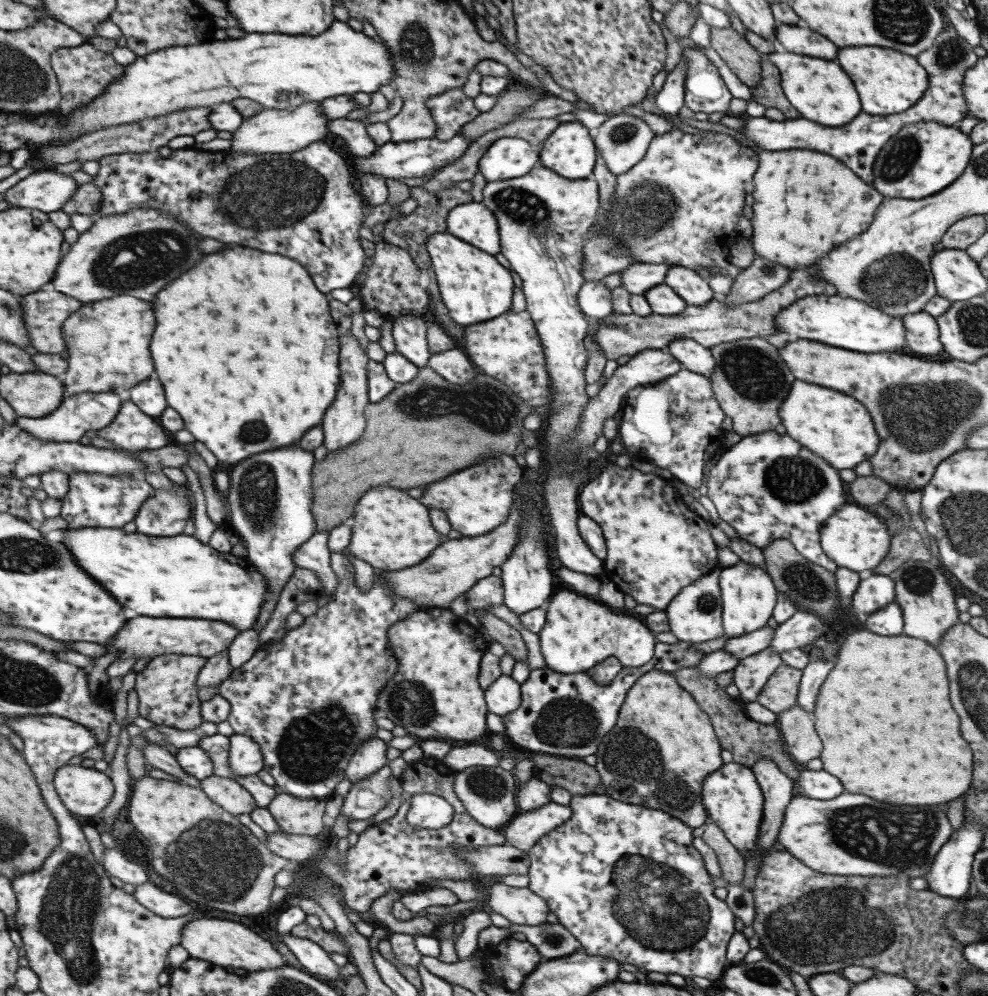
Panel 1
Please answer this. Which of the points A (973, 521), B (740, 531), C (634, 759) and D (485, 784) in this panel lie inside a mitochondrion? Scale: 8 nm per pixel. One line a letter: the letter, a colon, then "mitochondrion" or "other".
A: mitochondrion
B: other
C: mitochondrion
D: mitochondrion

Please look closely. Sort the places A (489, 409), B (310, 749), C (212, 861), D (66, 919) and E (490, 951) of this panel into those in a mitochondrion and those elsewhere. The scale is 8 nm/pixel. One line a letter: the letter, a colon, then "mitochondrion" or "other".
A: mitochondrion
B: mitochondrion
C: mitochondrion
D: mitochondrion
E: other

